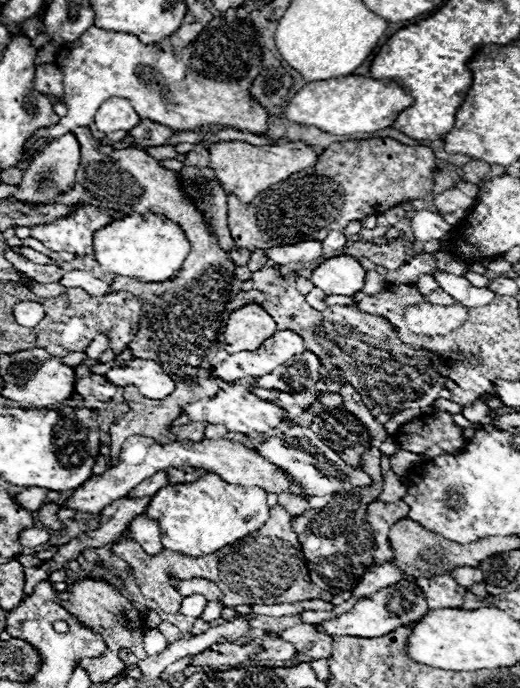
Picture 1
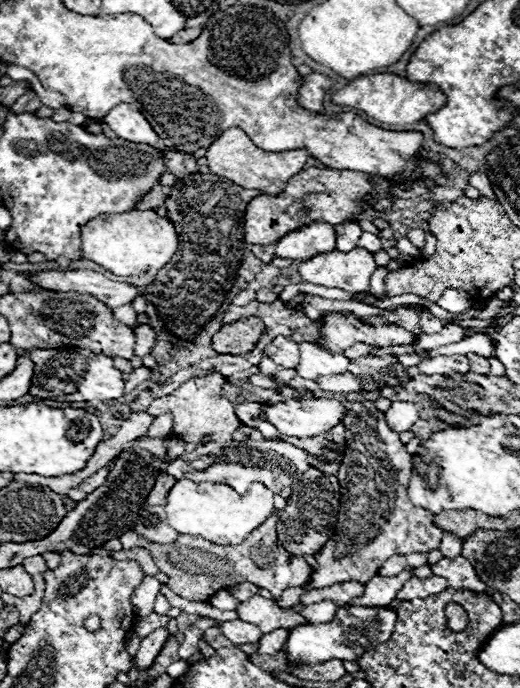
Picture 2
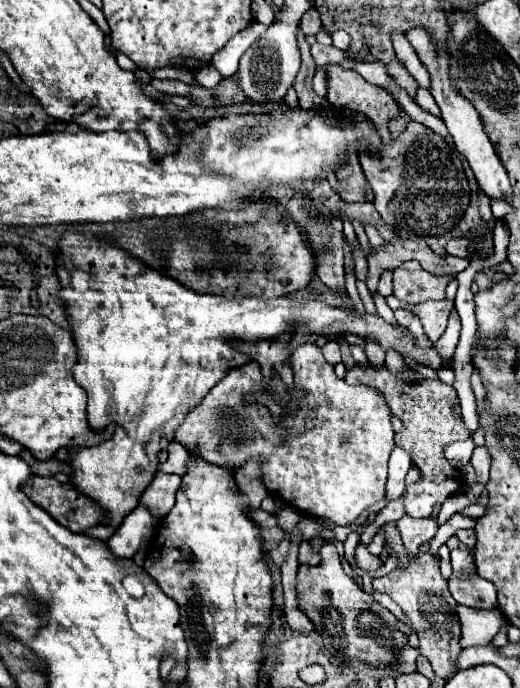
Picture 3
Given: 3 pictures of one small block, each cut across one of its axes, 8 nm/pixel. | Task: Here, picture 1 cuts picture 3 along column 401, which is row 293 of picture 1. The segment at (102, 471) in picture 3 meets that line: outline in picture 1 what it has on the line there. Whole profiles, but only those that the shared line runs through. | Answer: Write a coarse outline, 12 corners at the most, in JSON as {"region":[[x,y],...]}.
{"region":[[352,256],[320,264],[310,282],[324,294],[352,296],[366,270]]}

